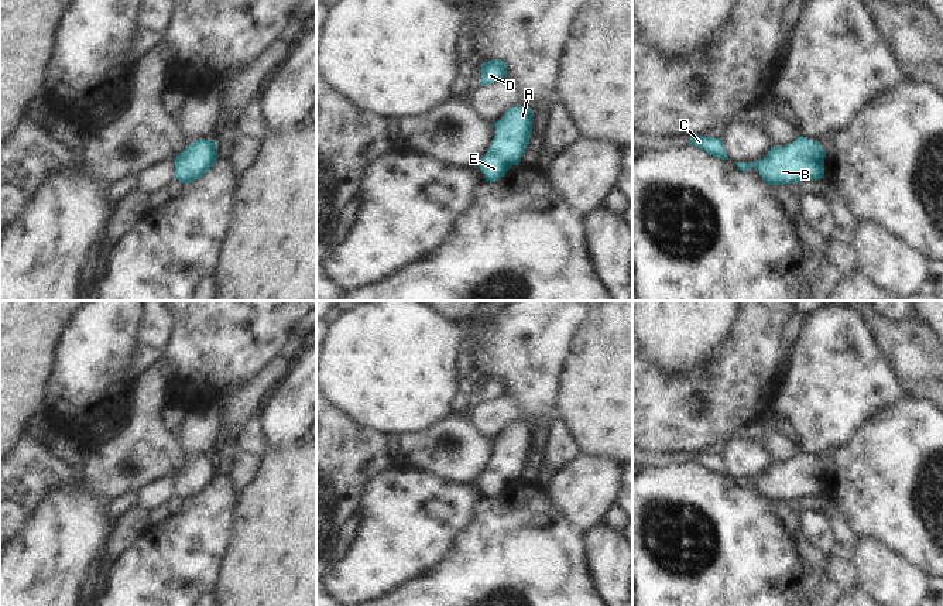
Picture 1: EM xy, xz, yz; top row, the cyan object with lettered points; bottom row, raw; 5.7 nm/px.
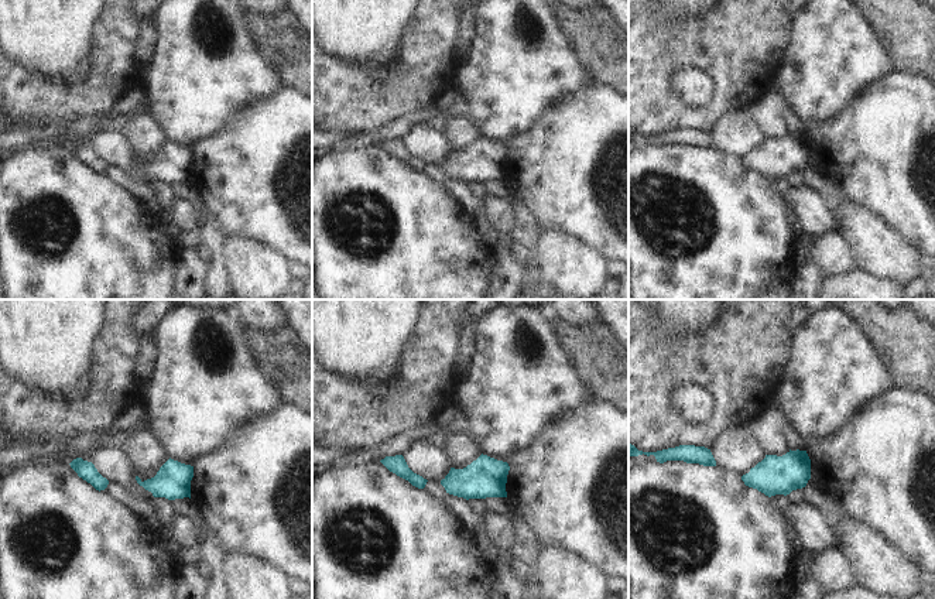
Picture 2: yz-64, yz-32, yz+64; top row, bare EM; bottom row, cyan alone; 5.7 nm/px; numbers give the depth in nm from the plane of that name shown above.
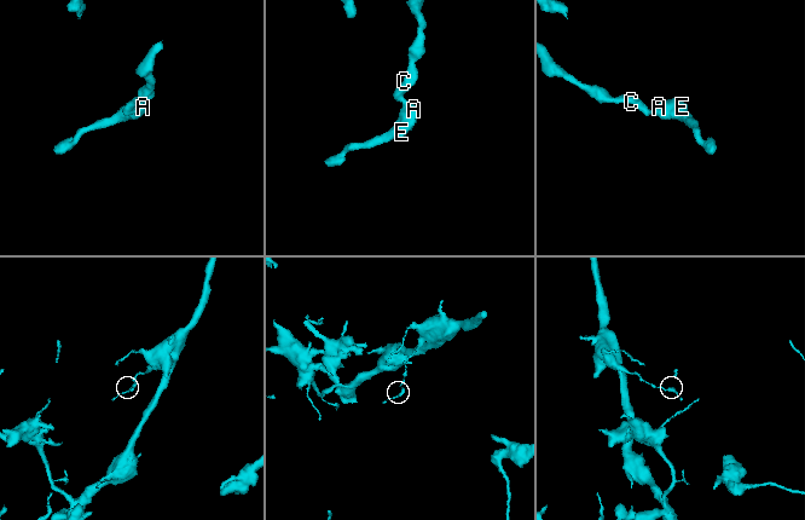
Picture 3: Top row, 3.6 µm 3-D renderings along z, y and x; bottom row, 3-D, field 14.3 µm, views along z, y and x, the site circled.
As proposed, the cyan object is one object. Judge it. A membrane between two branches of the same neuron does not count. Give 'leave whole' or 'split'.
leave whole

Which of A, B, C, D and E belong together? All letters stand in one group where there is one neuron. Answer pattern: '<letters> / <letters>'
A B C D E

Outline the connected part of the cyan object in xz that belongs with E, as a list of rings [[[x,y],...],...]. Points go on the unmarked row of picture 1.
[[[515,422],[494,439],[495,452],[491,463],[477,479],[486,499],[495,499],[512,482],[519,482],[532,452],[534,428],[529,422]]]

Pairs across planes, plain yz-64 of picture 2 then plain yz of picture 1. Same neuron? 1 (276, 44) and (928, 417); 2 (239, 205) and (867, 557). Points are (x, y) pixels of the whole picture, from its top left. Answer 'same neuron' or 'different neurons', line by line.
1: different neurons
2: different neurons

